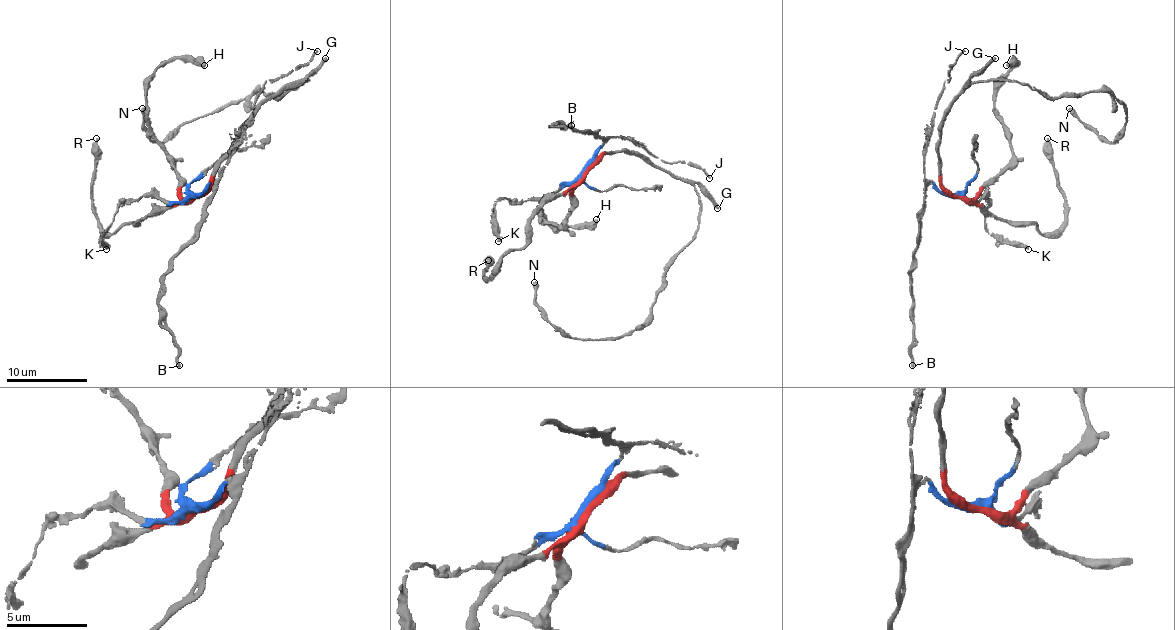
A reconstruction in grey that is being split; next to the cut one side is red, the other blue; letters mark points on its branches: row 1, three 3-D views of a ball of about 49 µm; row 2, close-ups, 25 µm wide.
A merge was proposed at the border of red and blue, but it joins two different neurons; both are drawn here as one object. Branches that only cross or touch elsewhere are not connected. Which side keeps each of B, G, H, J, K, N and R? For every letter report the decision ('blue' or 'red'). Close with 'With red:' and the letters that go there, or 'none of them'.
B: blue
G: red
H: red
J: blue
K: blue
N: red
R: red
With red: G, H, N, R

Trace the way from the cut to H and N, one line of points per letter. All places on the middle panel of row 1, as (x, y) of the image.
H: (586, 170), (560, 225), (548, 223), (538, 211), (552, 225), (588, 227), (596, 219)
N: (586, 170), (635, 152), (686, 178), (698, 231), (651, 314), (611, 339), (570, 339), (533, 282)

